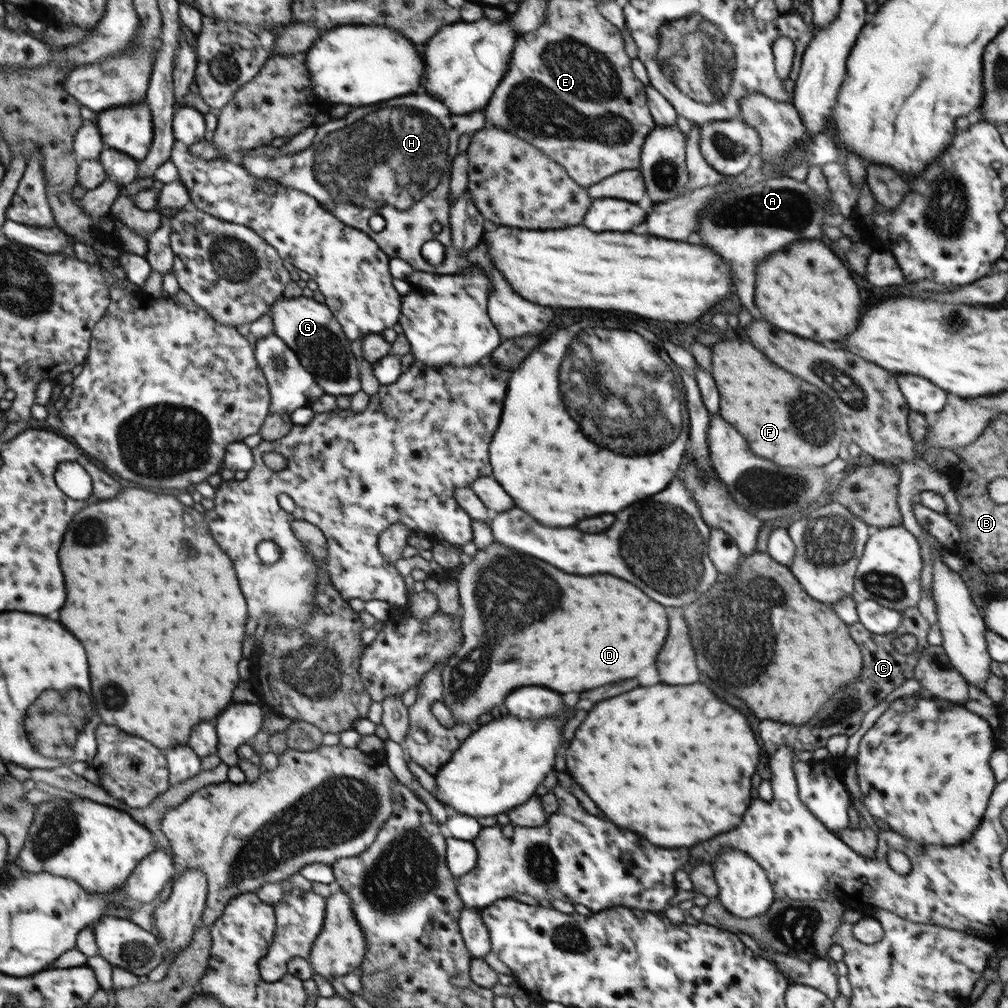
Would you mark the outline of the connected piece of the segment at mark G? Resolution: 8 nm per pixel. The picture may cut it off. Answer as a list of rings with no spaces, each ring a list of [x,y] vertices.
[[[303,295],[299,298],[282,296],[270,305],[269,316],[272,318],[273,334],[298,355],[302,366],[314,375],[326,394],[341,398],[360,392],[360,362],[353,354],[351,341],[343,334],[341,325],[324,303]]]

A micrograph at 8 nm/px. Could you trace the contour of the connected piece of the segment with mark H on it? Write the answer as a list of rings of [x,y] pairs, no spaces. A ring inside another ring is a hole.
[[[419,92],[366,108],[353,108],[343,118],[331,118],[318,126],[312,145],[302,152],[298,151],[298,154],[270,156],[253,152],[252,155],[244,155],[239,162],[250,172],[250,176],[270,182],[270,186],[280,184],[309,194],[310,198],[329,208],[340,222],[365,232],[375,240],[390,259],[405,260],[415,270],[460,274],[467,273],[471,268],[481,268],[493,285],[488,295],[487,311],[496,330],[506,338],[530,332],[536,334],[552,322],[552,308],[528,302],[512,290],[502,272],[490,260],[484,239],[480,239],[470,251],[460,251],[452,243],[450,235],[449,182],[454,157],[459,153],[458,140],[462,134],[473,134],[485,126],[484,110],[452,114],[444,102],[426,92]],[[373,214],[385,220],[385,227],[380,232],[375,232],[368,225]],[[428,240],[437,240],[444,245],[445,258],[439,266],[430,266],[422,257],[422,246]]]

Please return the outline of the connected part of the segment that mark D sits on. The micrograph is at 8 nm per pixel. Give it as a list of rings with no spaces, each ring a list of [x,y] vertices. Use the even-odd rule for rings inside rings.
[[[496,540],[486,549],[478,549],[467,560],[457,582],[463,608],[464,640],[442,672],[442,702],[446,703],[458,723],[477,728],[478,717],[492,712],[494,705],[504,703],[510,690],[518,686],[534,684],[556,692],[582,692],[616,680],[634,678],[640,670],[654,664],[666,640],[666,608],[622,578],[610,574],[566,574],[540,558],[510,550]],[[518,642],[528,656],[518,652],[518,660],[514,660],[514,648]]]

